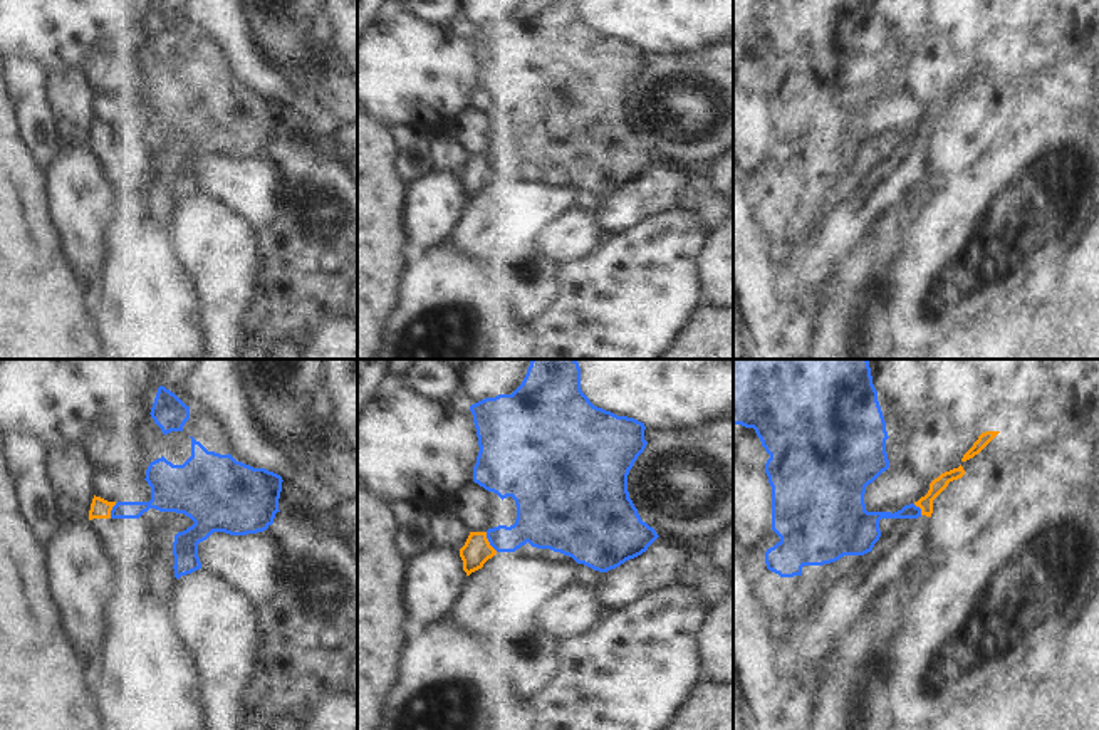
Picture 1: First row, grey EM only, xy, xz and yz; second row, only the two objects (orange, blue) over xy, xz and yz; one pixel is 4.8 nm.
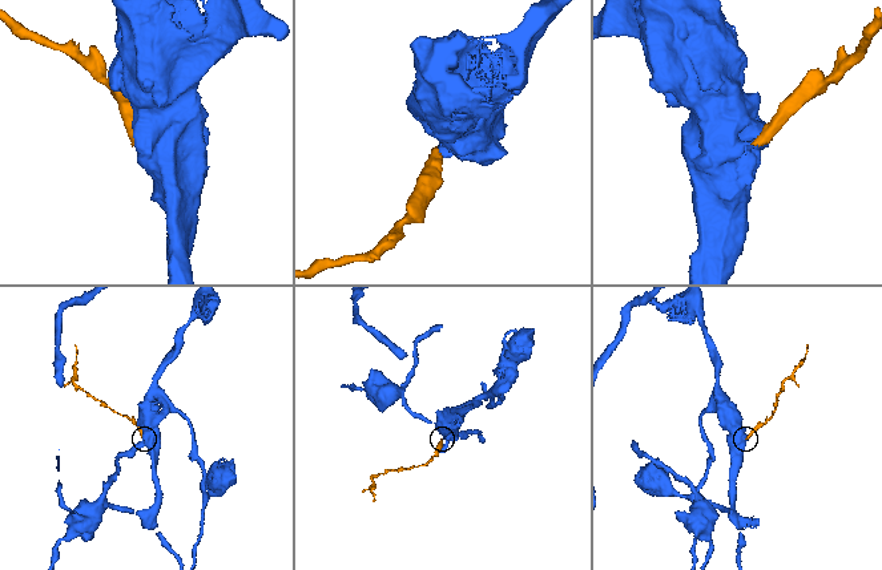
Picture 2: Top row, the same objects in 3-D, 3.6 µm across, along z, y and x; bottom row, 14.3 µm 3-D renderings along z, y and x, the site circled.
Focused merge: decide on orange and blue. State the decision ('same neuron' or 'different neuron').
different neuron

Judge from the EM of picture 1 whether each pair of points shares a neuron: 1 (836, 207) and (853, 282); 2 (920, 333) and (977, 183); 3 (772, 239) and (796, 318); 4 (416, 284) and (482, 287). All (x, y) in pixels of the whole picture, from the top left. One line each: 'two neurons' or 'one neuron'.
1: two neurons
2: one neuron
3: one neuron
4: one neuron

